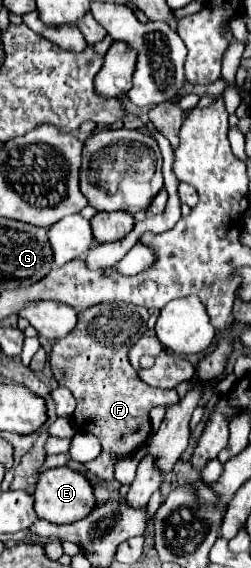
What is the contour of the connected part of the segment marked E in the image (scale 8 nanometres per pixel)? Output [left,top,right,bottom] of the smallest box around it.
[35,467,95,525]

